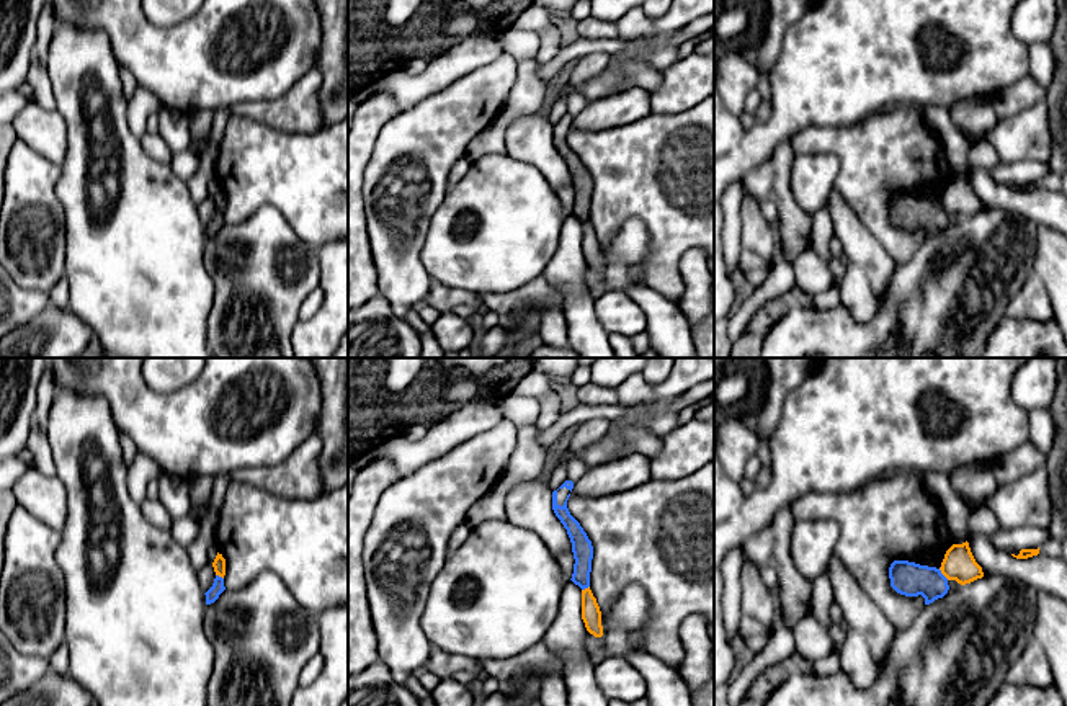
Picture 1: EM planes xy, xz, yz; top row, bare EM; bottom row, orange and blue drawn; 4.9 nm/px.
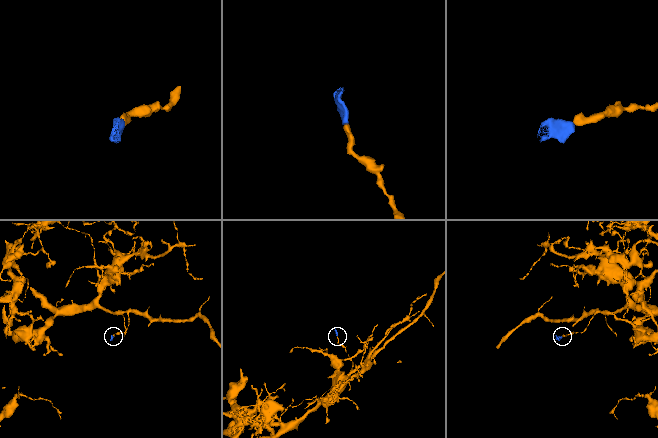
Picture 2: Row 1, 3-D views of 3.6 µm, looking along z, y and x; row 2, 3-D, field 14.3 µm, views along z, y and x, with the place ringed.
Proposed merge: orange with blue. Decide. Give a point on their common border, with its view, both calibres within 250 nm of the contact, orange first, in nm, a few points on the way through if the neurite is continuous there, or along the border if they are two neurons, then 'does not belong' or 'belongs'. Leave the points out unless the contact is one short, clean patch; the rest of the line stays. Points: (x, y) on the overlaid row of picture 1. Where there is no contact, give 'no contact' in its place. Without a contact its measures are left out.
contact yz (943, 574); calibres 160 and 170 nm; border yz (938, 569), (948, 579); does not belong

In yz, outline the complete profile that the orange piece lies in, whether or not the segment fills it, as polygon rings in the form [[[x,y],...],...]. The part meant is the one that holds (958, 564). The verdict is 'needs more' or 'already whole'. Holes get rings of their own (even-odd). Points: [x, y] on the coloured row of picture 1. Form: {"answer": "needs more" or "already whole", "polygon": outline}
{"answer": "already whole", "polygon": [[[967,541],[953,544],[946,551],[940,570],[948,580],[956,580],[961,585],[984,577],[982,567],[975,562]]]}

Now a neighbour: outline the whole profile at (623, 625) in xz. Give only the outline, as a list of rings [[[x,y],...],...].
[[[627,585],[608,613],[601,613],[603,636],[595,637],[587,631],[587,652],[596,667],[609,657],[626,657],[644,650],[642,629],[649,619],[649,597],[637,585]]]

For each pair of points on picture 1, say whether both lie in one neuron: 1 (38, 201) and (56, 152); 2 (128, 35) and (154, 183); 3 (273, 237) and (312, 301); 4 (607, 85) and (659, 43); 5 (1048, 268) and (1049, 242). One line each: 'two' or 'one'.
1: two
2: two
3: two
4: one
5: one

